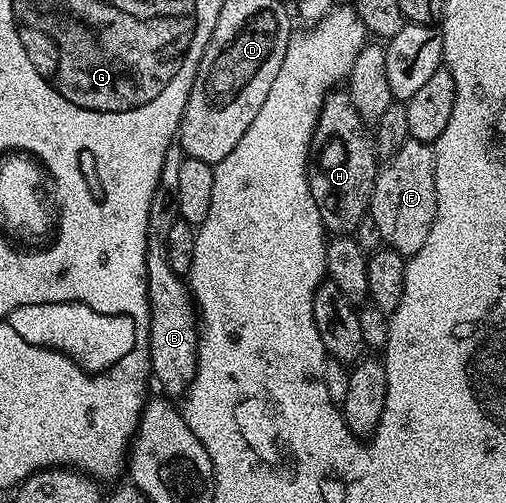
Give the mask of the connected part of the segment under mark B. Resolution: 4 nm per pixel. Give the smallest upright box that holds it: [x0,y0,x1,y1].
[146,142,200,397]

